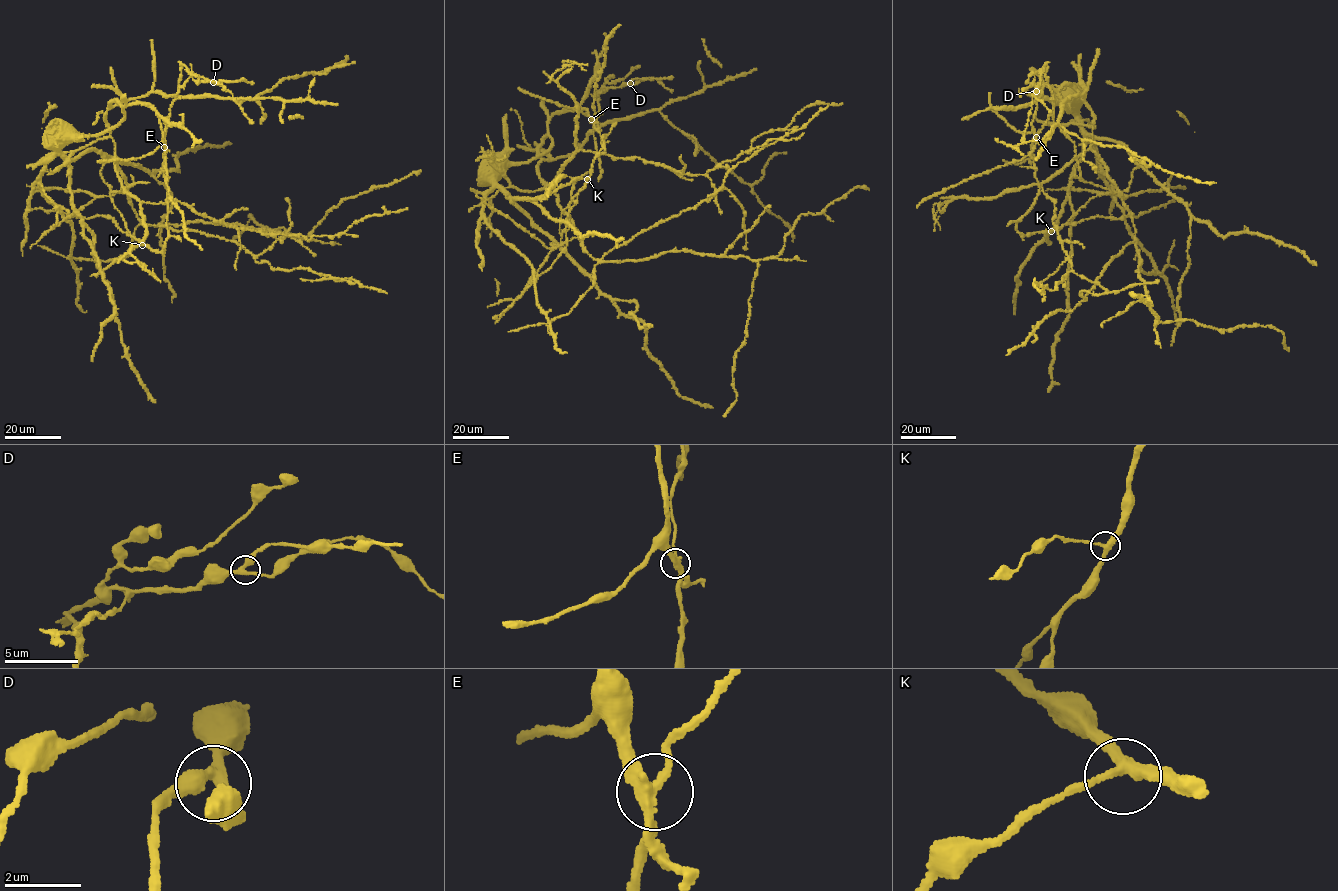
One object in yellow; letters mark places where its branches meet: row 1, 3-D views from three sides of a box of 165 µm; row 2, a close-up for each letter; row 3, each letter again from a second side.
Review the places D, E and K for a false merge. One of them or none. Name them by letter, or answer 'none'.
E

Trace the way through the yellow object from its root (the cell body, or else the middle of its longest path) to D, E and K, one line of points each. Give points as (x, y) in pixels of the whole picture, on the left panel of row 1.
D: (57, 138), (103, 133), (123, 119), (123, 107), (144, 103), (159, 117), (164, 146), (181, 64), (213, 82)
E: (57, 138), (61, 132), (103, 133), (123, 119), (123, 107), (131, 103), (144, 103), (159, 117), (164, 147)
K: (57, 138), (61, 144), (59, 152), (68, 160), (93, 148), (107, 158), (100, 175), (128, 231), (142, 245)

